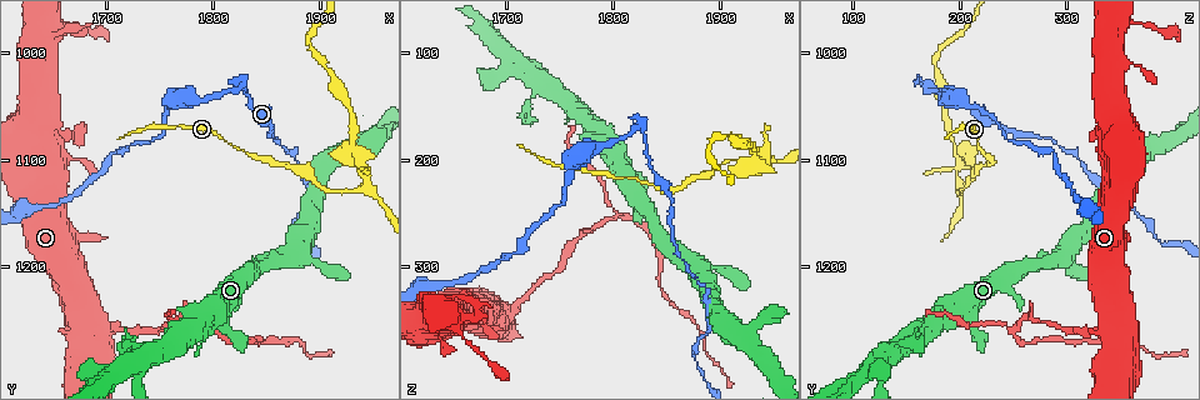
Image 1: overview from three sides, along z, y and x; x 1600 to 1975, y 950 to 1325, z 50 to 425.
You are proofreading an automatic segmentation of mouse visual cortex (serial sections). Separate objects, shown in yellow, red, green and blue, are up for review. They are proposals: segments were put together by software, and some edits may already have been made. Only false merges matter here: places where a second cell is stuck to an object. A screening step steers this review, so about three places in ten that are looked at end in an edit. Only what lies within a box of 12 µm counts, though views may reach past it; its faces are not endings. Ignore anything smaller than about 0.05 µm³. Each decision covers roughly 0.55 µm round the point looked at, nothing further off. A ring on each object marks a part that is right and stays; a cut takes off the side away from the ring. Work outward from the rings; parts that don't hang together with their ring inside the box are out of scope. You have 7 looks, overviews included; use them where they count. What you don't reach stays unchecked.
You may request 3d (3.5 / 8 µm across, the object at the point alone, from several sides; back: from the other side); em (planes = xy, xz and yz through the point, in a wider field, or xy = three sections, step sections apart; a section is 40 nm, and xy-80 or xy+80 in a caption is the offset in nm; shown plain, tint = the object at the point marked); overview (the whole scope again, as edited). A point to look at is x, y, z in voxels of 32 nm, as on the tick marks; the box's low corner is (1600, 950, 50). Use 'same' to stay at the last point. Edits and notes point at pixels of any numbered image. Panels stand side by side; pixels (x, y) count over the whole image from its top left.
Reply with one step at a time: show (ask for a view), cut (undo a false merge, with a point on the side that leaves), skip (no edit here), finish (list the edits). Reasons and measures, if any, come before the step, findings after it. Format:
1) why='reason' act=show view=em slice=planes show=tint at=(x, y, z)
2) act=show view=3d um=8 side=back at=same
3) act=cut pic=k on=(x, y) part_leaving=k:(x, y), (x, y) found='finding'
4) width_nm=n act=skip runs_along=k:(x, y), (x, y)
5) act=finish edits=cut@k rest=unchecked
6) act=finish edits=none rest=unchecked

why='three arms meet' act=show view=em slice=xy step=5 show=tint at=(1940, 1124, 200)

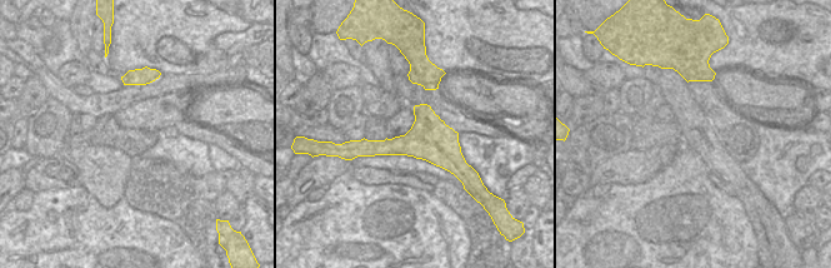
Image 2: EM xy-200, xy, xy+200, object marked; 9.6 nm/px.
why='wider look' act=show view=3d um=3.5 at=same

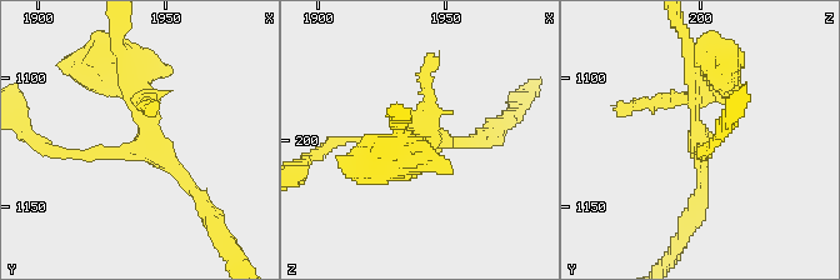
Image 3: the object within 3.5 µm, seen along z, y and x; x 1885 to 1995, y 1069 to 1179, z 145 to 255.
arm_widths_nm=100,150,250 act=cut pic=3 on=(385, 178) found='a second cell is stuck on'

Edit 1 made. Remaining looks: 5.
why='redraw' act=show view=overview

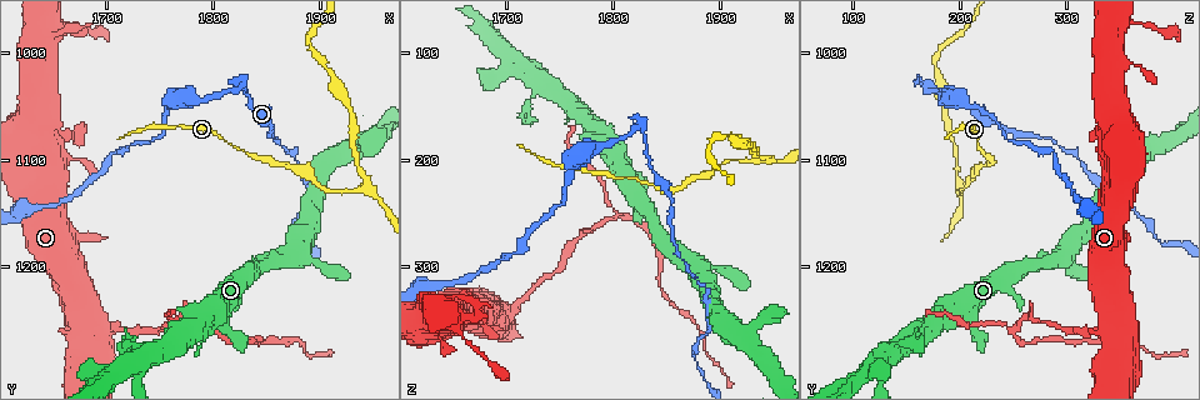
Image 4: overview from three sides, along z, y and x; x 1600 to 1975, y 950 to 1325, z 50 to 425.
why='sharp bend' act=show view=3d um=3.5 at=(1822, 1030, 168)

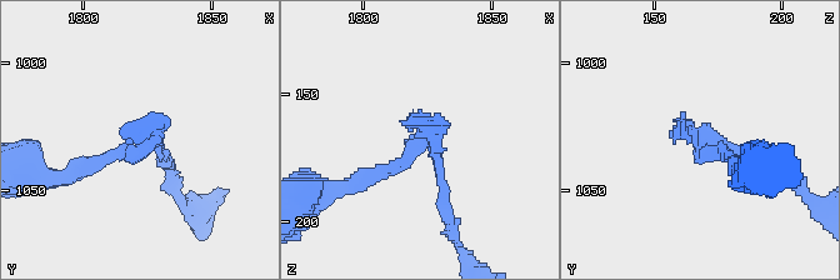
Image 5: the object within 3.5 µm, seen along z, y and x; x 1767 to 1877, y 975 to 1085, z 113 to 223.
why='now the EM' act=show view=em slice=xy step=5 show=tint at=(1825, 1032, 169)

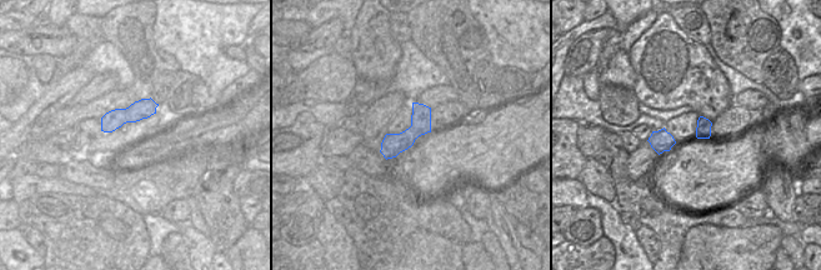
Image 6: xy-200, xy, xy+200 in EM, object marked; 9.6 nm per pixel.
arm_widths_nm=150,150 act=cut pic=5 on=(104, 159) part_leaving=5:(138, 151), (38, 179) found='a second cell is stuck on'

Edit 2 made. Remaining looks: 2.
act=show view=3d um=3.5 at=(1702, 1262, 344)

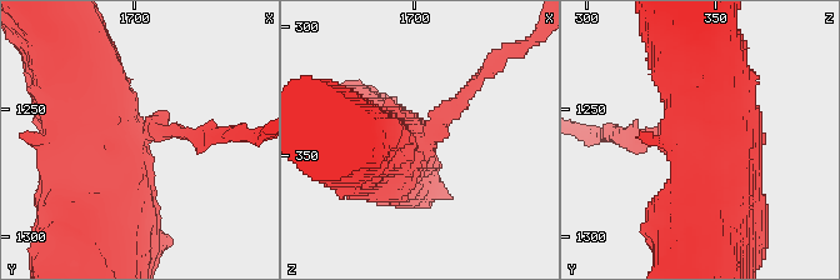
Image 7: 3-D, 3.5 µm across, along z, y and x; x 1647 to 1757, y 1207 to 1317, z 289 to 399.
why='need the tissue' act=show view=em slice=planes show=tint at=(1704, 1259, 345)

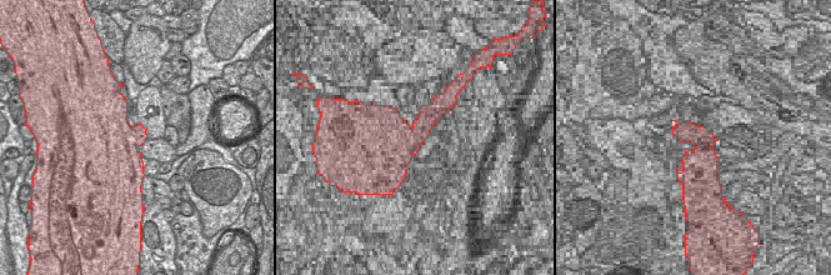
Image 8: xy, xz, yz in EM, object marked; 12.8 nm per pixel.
act=cut pic=7 on=(454, 105) part_leaving=7:(425, 140), (436, 118), (510, 51) found='two cells meet here'

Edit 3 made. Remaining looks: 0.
act=finish edits=cut@3,cut@5,cut@7 rest=unchecked

